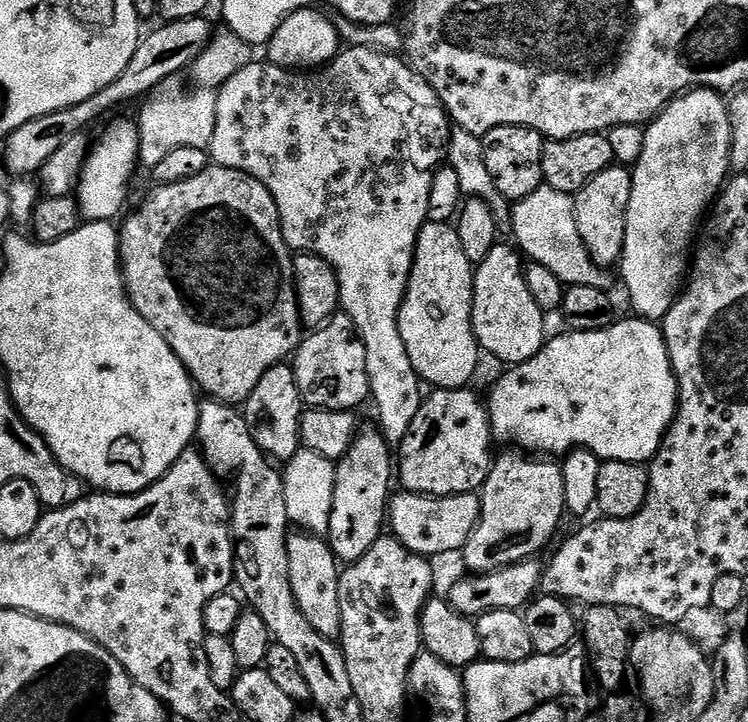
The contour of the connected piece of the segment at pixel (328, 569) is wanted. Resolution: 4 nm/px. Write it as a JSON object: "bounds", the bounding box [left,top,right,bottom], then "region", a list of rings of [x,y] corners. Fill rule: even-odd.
{"bounds":[288,530,342,641],"region":[[[303,530],[289,535],[288,557],[290,558],[290,586],[294,590],[294,598],[306,614],[306,622],[318,630],[328,640],[339,641],[340,627],[342,626],[342,606],[340,605],[340,574],[342,565],[332,552],[332,547],[328,545],[327,539],[323,536],[313,536]]]}

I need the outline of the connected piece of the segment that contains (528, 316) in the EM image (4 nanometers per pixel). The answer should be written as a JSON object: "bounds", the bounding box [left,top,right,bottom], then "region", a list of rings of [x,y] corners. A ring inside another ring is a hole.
{"bounds":[472,242,546,366],"region":[[[498,242],[486,254],[482,263],[475,265],[472,281],[472,329],[485,353],[488,352],[504,366],[515,366],[534,358],[544,349],[544,320],[546,313],[538,310],[538,302],[530,295],[524,277],[525,261],[511,243]]]}

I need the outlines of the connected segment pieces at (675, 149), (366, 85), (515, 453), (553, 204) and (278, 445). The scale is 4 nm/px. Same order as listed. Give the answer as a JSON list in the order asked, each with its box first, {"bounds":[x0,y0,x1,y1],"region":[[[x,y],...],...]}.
[{"bounds":[618,88,731,322],"region":[[[693,88],[692,91],[677,96],[647,125],[642,158],[638,158],[631,169],[632,189],[630,206],[626,210],[626,238],[618,261],[620,276],[628,291],[628,300],[637,317],[660,322],[672,309],[690,268],[690,253],[693,251],[698,229],[719,196],[720,189],[729,179],[731,166],[728,105],[725,97],[711,88]]]},{"bounds":[210,46,450,446],"region":[[[348,46],[343,49],[337,55],[336,59],[331,64],[325,64],[323,68],[319,70],[293,70],[291,68],[279,68],[276,64],[269,64],[267,62],[244,62],[239,65],[240,68],[228,81],[225,79],[223,83],[219,85],[216,94],[216,121],[214,122],[214,138],[210,145],[210,153],[212,152],[211,163],[221,168],[229,168],[230,170],[242,170],[246,174],[250,174],[254,178],[258,178],[258,182],[262,182],[262,186],[266,186],[266,190],[270,190],[270,194],[274,198],[274,202],[278,206],[278,214],[280,215],[280,225],[284,231],[284,237],[288,243],[289,249],[296,254],[307,254],[309,256],[317,256],[322,258],[326,262],[330,262],[330,266],[334,270],[334,274],[338,274],[338,290],[340,291],[340,308],[343,315],[350,318],[350,322],[354,322],[354,326],[358,330],[358,334],[362,338],[362,342],[366,346],[366,374],[368,375],[368,390],[370,393],[371,403],[376,403],[376,416],[379,427],[382,429],[385,440],[389,445],[399,446],[406,438],[406,434],[410,430],[410,422],[414,422],[414,414],[418,414],[422,403],[422,381],[419,374],[414,370],[414,366],[410,362],[410,354],[406,354],[406,342],[402,342],[402,334],[400,333],[400,307],[404,301],[404,295],[408,289],[408,279],[412,273],[412,263],[416,257],[416,243],[418,242],[418,234],[424,225],[429,223],[428,219],[428,207],[430,206],[430,182],[432,176],[436,173],[437,168],[441,167],[446,160],[446,149],[448,147],[448,137],[450,135],[450,117],[447,112],[444,111],[444,104],[438,98],[438,94],[432,89],[430,85],[425,82],[416,69],[411,64],[405,62],[399,55],[389,54],[387,52],[378,52],[374,48],[358,48],[355,46]]]},{"bounds":[462,450,566,574],"region":[[[504,450],[504,453],[497,455],[492,462],[492,469],[486,478],[484,487],[480,489],[480,520],[476,523],[476,528],[470,534],[470,538],[464,544],[462,549],[462,557],[464,556],[464,564],[469,573],[483,574],[486,572],[496,572],[499,568],[509,568],[512,564],[521,564],[523,560],[531,560],[539,557],[540,551],[551,542],[556,536],[556,531],[560,528],[560,519],[566,516],[566,509],[564,506],[564,499],[566,498],[566,486],[562,486],[562,467],[555,459],[552,458],[537,458],[532,454],[525,454],[520,450]]]},{"bounds":[512,184,611,289],"region":[[[543,184],[534,190],[534,194],[526,194],[526,198],[515,201],[512,204],[512,236],[515,247],[531,263],[546,266],[546,270],[558,274],[565,286],[611,289],[609,273],[593,262],[582,242],[582,234],[578,234],[578,222],[574,218],[575,205],[573,197],[562,194],[562,190],[554,190],[549,184]]]},{"bounds":[242,363,306,462],"region":[[[291,363],[276,364],[254,386],[250,398],[242,405],[244,421],[250,426],[250,438],[261,448],[265,456],[276,462],[287,462],[300,451],[300,419],[306,410],[304,400],[300,397],[298,382],[294,378]]]}]

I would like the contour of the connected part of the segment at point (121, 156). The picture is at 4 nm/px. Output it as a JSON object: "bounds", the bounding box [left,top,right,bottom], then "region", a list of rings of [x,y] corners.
{"bounds":[75,121,140,221],"region":[[[118,121],[100,141],[91,145],[89,154],[84,160],[84,168],[80,171],[80,183],[75,190],[76,203],[80,206],[80,215],[85,221],[106,220],[115,221],[125,211],[124,203],[128,200],[128,187],[132,184],[132,175],[140,164],[140,139],[133,121]]]}

